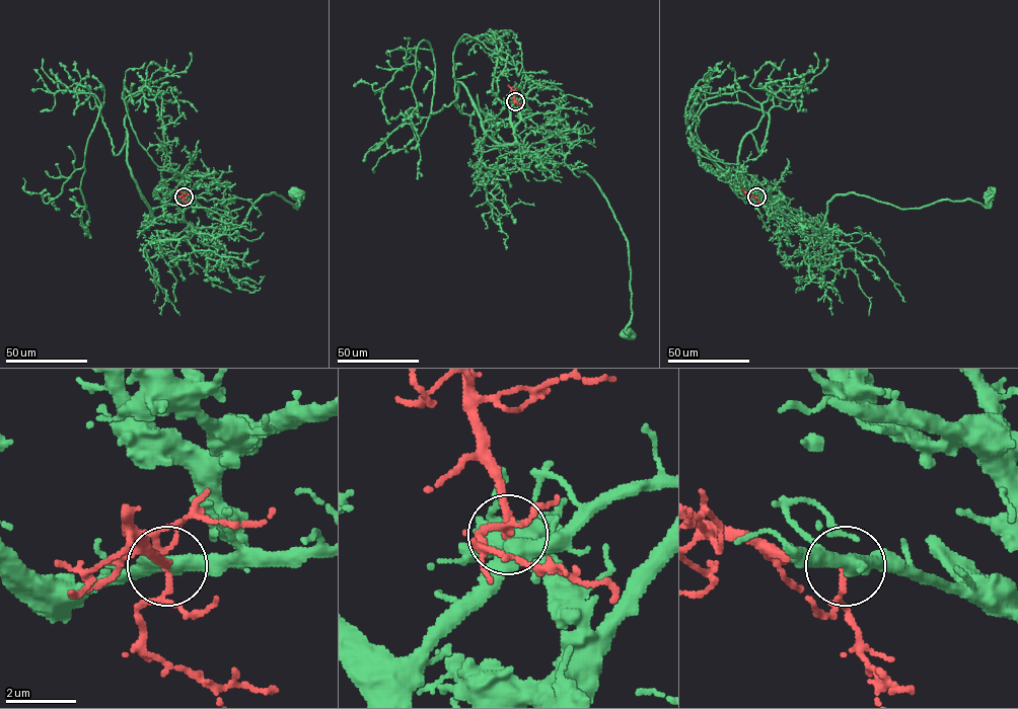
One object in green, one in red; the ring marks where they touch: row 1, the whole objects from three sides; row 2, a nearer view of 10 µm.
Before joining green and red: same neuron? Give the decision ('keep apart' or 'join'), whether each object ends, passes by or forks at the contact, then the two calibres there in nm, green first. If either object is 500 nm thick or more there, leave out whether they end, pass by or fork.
join | green passes by | red forks | 400/160 nm

